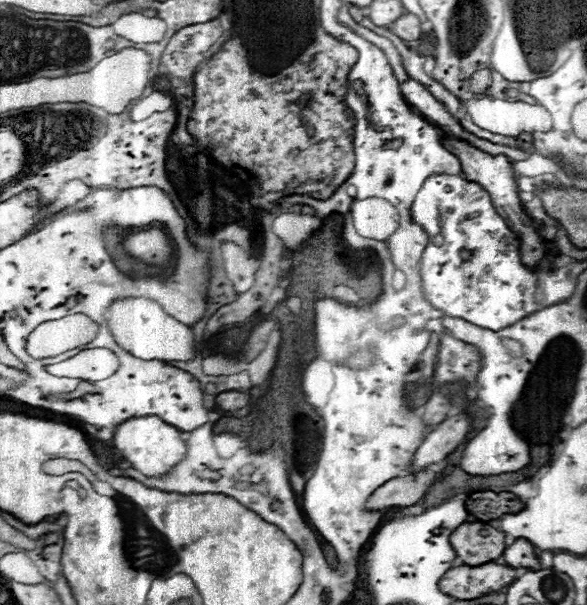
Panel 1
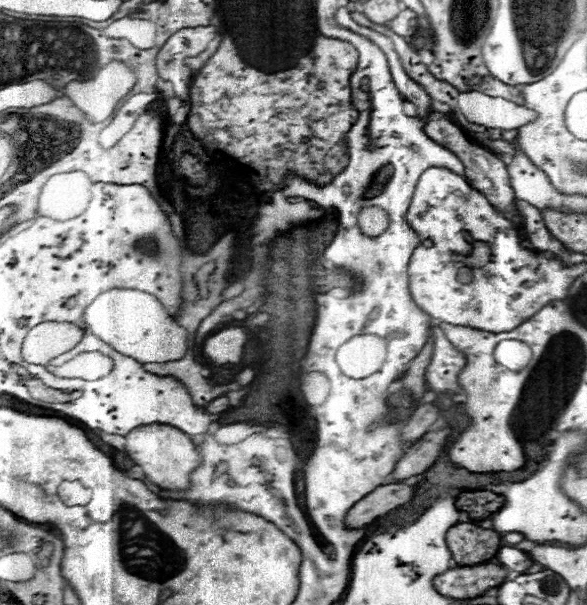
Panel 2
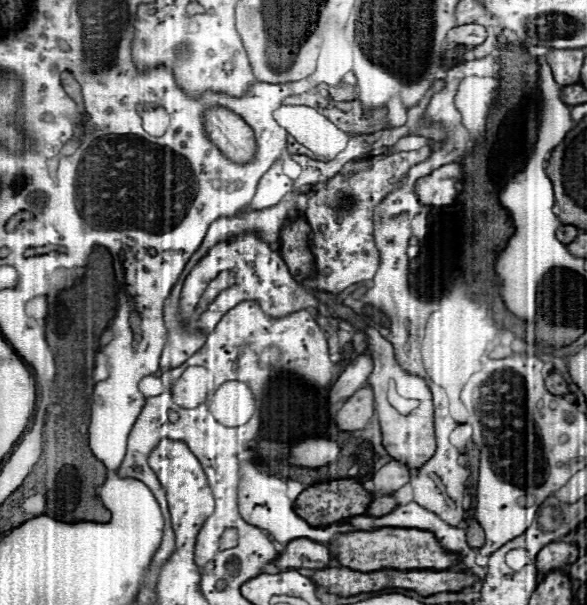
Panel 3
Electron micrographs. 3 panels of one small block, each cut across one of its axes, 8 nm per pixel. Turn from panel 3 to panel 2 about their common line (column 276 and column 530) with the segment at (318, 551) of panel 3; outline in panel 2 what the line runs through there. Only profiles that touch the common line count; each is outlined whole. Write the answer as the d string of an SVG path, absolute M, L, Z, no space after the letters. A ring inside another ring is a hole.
M502 546L502 548L498 550L496 558L498 558L498 562L500 562L504 568L508 568L508 570L512 570L512 572L526 572L526 570L534 564L532 558L528 556L528 552L518 550L518 548L514 548L514 546Z

